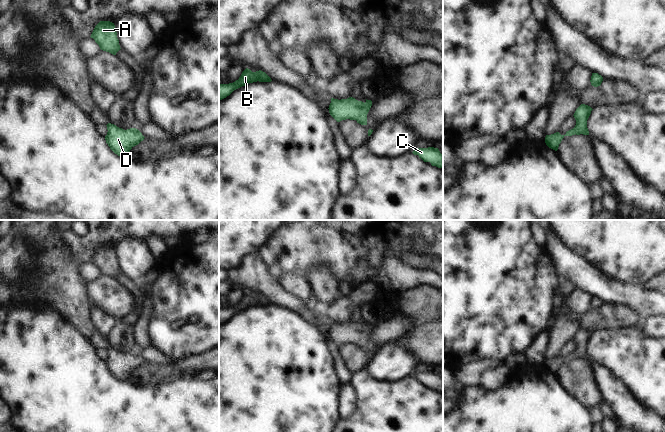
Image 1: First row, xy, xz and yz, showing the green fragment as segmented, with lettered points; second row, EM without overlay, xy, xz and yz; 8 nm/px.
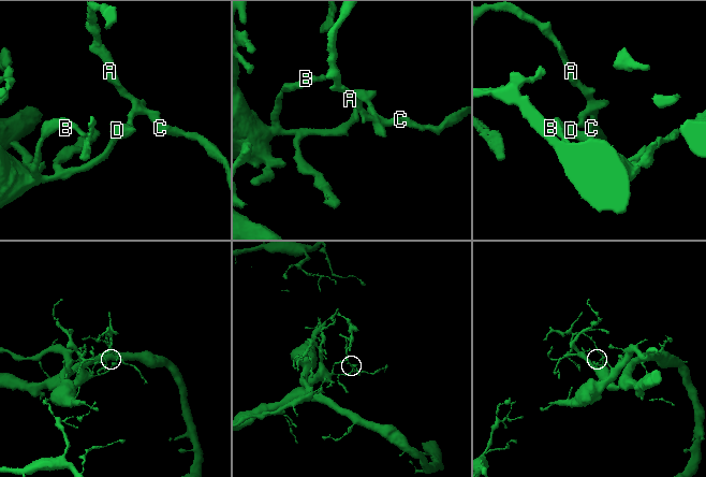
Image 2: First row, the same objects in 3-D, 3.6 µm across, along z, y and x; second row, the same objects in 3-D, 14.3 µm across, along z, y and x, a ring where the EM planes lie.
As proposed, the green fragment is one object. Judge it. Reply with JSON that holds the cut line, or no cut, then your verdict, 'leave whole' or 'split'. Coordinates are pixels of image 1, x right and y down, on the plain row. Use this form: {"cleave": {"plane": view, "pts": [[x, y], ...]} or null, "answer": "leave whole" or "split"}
{"cleave": null, "answer": "leave whole"}

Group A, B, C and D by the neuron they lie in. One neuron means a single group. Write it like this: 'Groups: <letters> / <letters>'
Groups: A B C D

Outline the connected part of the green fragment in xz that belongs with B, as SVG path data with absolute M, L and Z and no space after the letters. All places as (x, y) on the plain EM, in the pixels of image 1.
M246 292L238 304L229 308L219 308L219 324L229 320L234 314L253 306L271 306L271 302L263 295L252 296Z

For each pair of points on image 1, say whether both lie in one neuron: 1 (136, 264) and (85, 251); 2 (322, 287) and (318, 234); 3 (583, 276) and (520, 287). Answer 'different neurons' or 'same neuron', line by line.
1: different neurons
2: different neurons
3: different neurons

